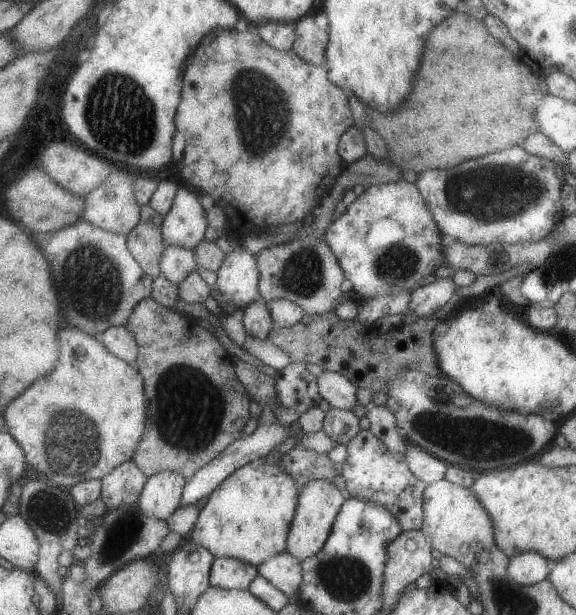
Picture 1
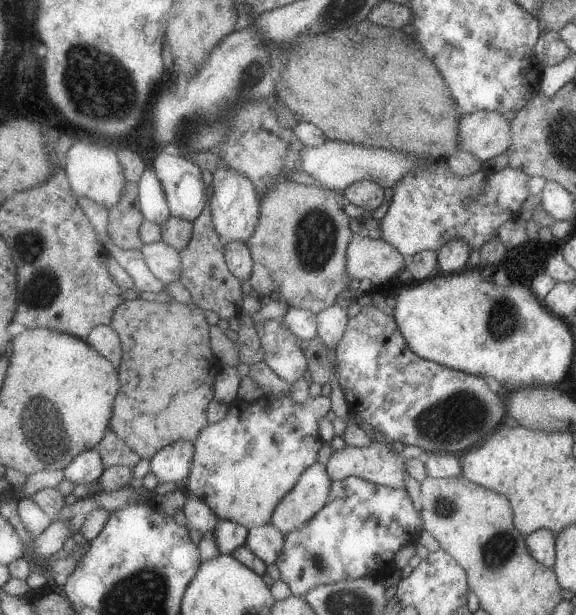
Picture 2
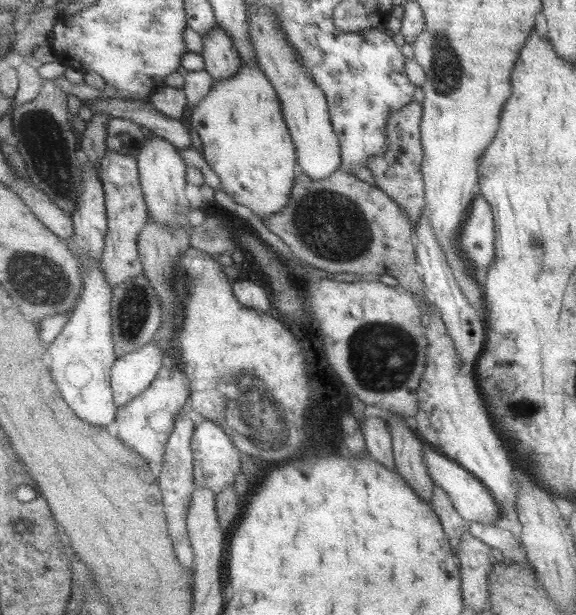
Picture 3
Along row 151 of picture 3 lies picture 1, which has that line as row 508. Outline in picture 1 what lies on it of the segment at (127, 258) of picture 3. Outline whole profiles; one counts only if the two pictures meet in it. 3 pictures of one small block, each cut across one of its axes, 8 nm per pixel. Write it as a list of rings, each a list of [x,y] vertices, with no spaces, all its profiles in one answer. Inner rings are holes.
[[[131,460],[116,467],[102,479],[102,482],[104,485],[102,498],[110,511],[126,503],[135,505],[139,502],[148,482],[148,477]]]

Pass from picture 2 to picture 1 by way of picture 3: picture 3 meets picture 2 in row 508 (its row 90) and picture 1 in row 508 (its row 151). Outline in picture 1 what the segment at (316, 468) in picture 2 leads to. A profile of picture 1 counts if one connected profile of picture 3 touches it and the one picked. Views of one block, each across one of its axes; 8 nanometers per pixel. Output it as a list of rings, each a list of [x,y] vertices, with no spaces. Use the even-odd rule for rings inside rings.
[[[314,479],[301,488],[297,513],[288,535],[288,552],[302,562],[318,555],[331,537],[337,515],[346,502],[343,492],[328,479]]]

